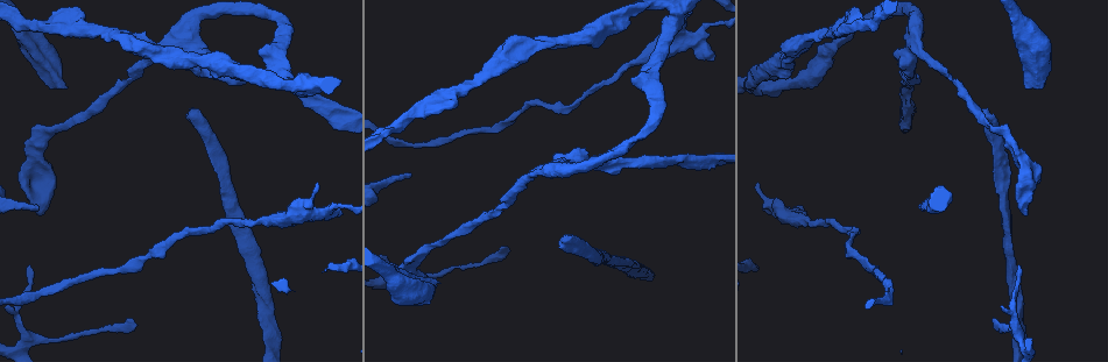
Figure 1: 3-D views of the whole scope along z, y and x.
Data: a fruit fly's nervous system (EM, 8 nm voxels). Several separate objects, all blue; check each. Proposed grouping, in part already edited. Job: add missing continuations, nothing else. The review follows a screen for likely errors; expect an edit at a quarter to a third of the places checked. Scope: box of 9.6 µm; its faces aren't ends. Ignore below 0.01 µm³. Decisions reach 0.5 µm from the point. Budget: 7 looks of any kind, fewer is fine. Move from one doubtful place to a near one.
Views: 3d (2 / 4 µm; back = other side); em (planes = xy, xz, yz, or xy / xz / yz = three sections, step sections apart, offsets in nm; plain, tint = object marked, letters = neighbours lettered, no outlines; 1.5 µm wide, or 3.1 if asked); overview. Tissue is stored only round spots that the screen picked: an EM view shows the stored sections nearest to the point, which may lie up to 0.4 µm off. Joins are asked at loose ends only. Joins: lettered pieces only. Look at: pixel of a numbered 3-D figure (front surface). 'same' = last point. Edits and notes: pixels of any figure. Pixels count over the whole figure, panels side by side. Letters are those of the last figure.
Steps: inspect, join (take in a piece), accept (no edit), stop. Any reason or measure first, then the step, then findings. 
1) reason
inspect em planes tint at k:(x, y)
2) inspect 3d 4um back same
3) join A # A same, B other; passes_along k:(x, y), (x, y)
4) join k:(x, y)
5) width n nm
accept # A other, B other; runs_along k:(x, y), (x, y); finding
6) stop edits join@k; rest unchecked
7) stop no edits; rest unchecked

an open end
inspect em xy step 4 tint at 1:(985, 108)

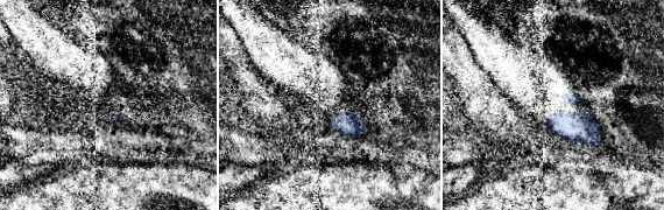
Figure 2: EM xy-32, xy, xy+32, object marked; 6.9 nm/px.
another direction
inspect em planes tint same

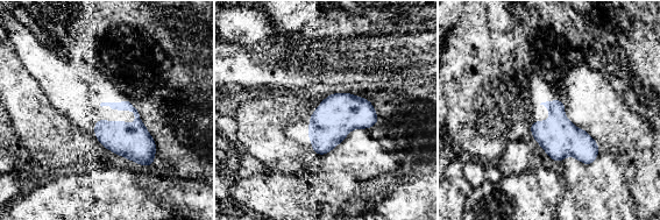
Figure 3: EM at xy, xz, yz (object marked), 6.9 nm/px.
see the neighbours
inspect em planes letters same

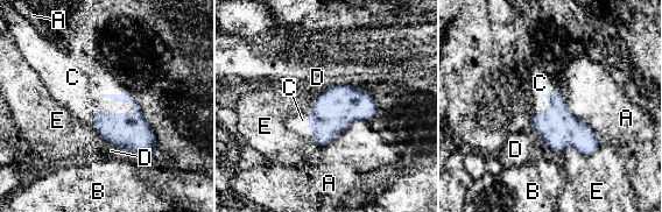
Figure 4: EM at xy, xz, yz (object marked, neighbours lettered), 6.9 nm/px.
join D # A other, B other, C other, D same, E other; it goes on there

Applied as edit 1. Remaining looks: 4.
see it whole again
inspect overview

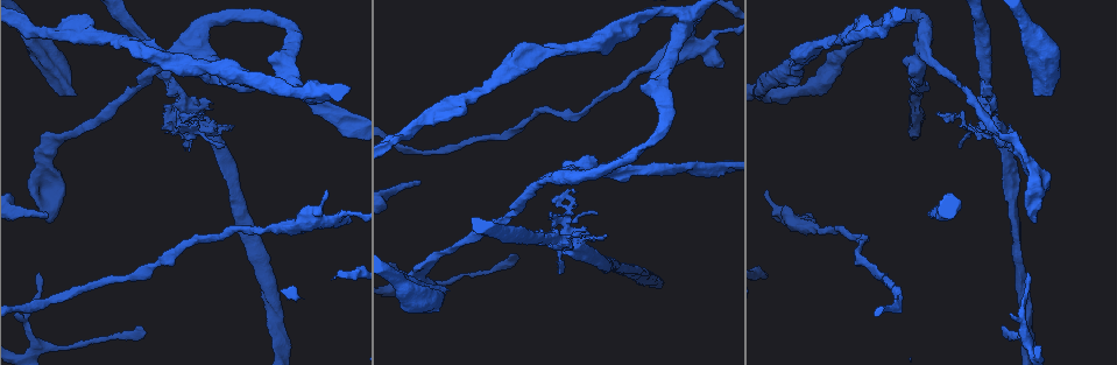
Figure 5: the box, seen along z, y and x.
free end
inspect em planes letters at 5:(723, 67)

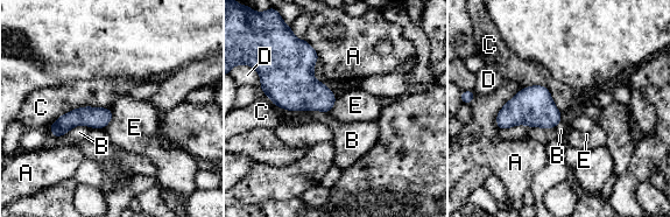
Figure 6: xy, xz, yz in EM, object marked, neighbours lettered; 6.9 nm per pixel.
accept # A other, B other, C other, D other, E other; runs_along 6:(108, 112), (53, 128); no lettered piece goes on from it

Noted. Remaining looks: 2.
stop edits join@4; rest unchecked

